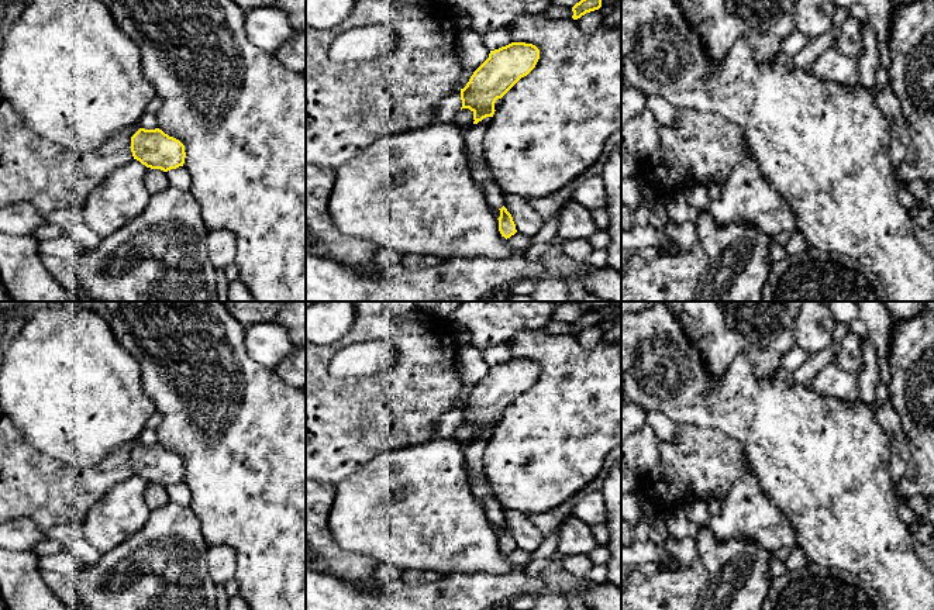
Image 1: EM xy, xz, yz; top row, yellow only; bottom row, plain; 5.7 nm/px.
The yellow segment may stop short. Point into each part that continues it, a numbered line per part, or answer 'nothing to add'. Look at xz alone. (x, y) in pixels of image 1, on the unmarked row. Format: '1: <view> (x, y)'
nothing to add

